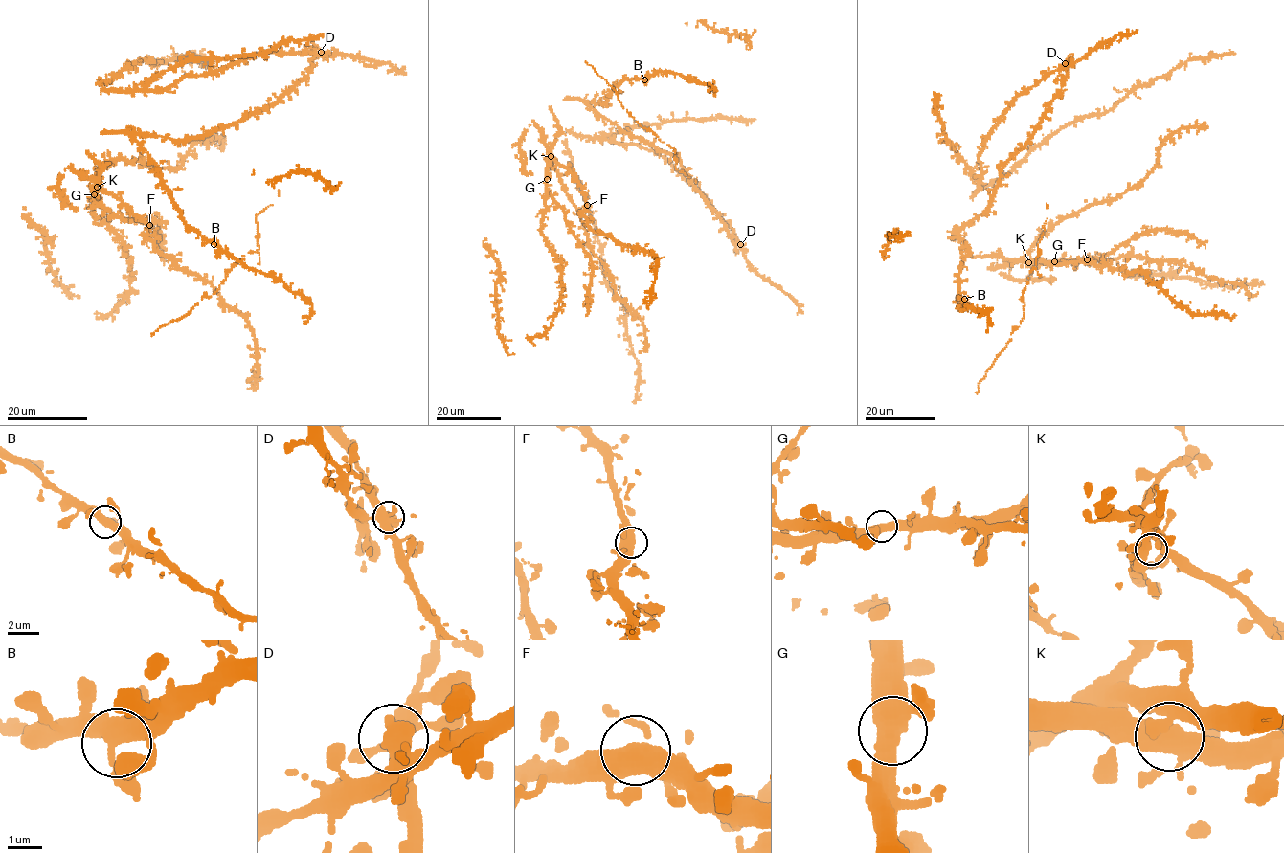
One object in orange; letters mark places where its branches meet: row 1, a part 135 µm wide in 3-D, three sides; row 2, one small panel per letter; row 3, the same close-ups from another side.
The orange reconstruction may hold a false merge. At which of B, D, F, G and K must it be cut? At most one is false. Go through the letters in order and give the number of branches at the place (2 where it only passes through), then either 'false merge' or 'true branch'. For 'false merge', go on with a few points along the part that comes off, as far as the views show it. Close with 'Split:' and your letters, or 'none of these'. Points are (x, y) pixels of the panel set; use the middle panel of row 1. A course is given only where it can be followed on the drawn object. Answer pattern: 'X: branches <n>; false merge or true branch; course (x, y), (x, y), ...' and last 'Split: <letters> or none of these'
B: branches 3; true branch
D: branches 3; true branch
F: branches 3; true branch
G: branches 3; true branch
K: branches 3; true branch
Split: none of these

